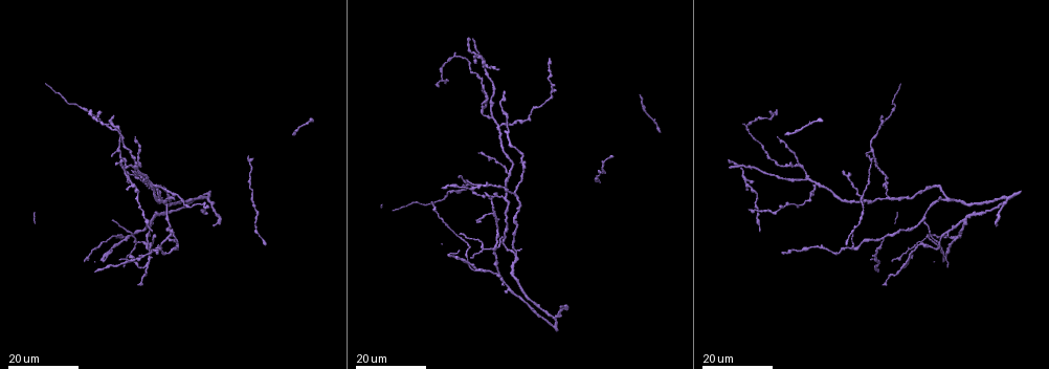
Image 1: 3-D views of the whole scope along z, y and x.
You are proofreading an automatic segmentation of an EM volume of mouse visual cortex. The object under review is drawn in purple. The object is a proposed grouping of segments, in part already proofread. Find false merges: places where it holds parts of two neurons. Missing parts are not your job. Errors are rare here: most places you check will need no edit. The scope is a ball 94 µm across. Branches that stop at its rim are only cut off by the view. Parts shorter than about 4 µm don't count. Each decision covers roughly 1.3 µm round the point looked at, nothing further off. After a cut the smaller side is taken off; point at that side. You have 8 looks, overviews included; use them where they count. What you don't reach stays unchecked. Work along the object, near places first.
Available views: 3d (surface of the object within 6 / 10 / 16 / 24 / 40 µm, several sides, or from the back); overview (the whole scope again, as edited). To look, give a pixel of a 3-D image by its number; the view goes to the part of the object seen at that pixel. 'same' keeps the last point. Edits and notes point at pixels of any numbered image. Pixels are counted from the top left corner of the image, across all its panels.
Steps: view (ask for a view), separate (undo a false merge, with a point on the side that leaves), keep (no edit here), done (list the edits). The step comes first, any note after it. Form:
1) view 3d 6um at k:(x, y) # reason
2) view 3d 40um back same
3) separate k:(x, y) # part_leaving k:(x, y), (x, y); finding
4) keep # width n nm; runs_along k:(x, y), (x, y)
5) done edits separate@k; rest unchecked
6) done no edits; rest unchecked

view 3d 16um at 1:(888, 196) # a fork

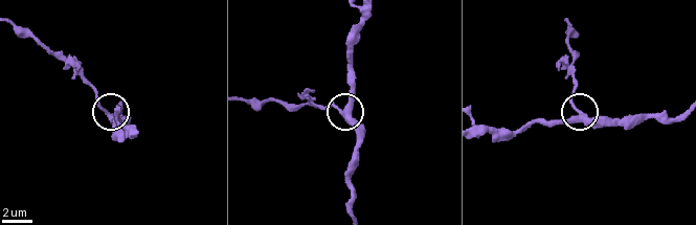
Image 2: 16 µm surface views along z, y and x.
view 3d 10um at 2:(576, 116) # zoom in

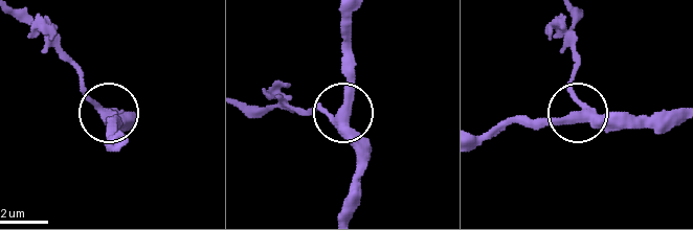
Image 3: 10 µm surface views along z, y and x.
keep # side_arm 57 um; runs_along 3:(674, 116), (580, 112), (572, 52); one neuron here

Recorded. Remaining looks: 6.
view 3d 16um at 1:(507, 174) # three-way junction

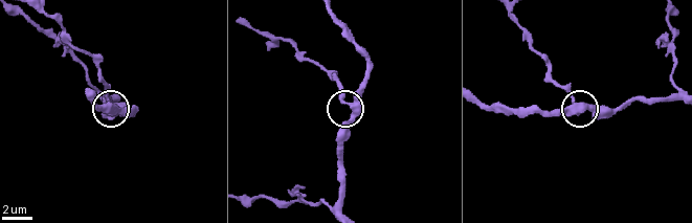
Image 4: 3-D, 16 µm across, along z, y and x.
view 3d 10um at 4:(353, 106)

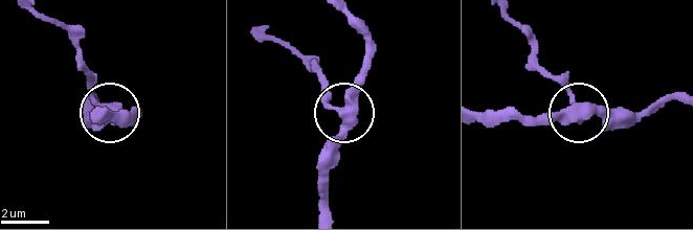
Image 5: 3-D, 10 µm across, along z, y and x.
keep # arms 3; all the same neuron

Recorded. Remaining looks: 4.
view 3d 24um at 1:(146, 245) # branch point

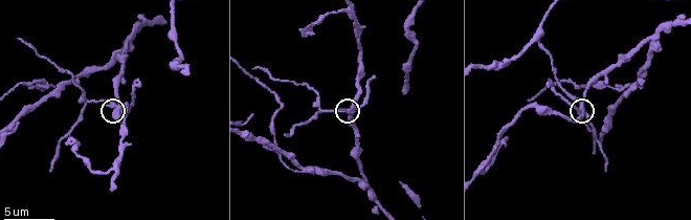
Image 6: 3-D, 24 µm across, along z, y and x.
view 3d 10um at 6:(112, 105)

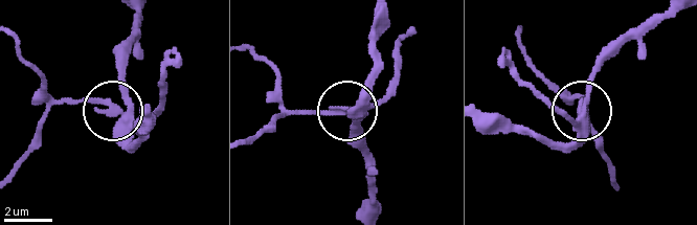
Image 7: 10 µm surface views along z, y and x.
separate 7:(389, 87) # width 310 nm; two neurons meet here

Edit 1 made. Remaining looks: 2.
view 3d 10um at 6:(479, 167) # three arms meet

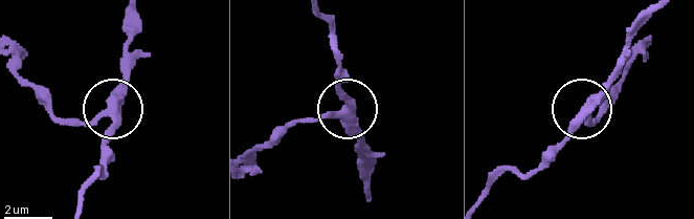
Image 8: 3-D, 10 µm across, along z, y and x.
view 3d 6um at 8:(585, 112)

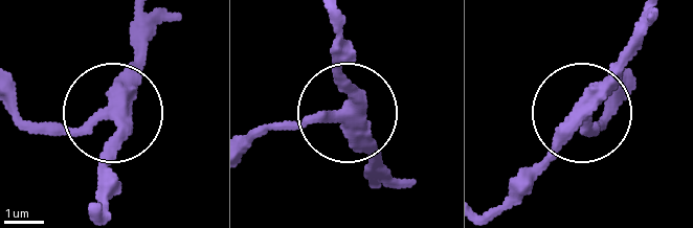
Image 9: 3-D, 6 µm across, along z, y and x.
keep # side_arm 7 um; arms 3; continuous, no second neuron

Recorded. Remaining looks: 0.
done edits separate@7; rest unchecked

